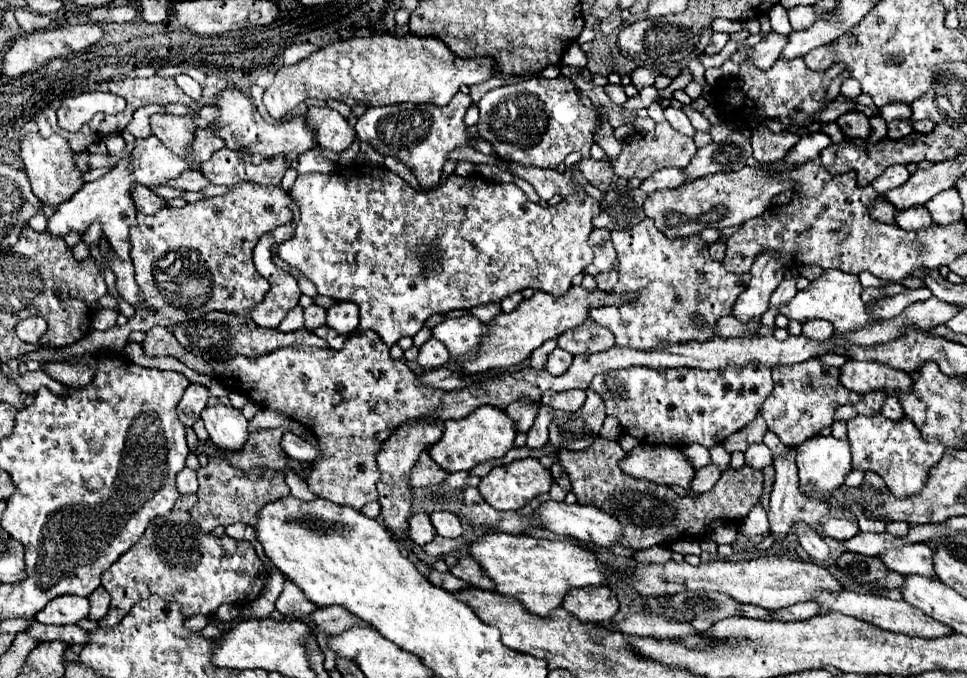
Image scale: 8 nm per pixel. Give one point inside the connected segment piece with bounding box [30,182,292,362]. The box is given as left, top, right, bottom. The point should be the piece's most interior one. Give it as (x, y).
(189, 261)

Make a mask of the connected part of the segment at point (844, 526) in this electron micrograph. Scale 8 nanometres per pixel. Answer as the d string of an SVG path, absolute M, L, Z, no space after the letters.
M826 520L822 524L822 532L834 540L848 540L856 534L860 534L860 528L850 520Z

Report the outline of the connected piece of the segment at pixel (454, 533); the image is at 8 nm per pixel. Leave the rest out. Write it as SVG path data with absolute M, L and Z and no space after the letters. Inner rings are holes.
M432 512L430 520L432 520L432 524L434 524L434 528L440 536L446 536L446 538L462 536L462 524L460 524L460 518L456 514L452 514L452 512Z

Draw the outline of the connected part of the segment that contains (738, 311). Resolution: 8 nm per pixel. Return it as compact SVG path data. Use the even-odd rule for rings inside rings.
M760 254L752 264L750 276L750 284L738 296L732 310L732 316L736 316L744 324L750 320L760 320L768 310L770 296L782 282L784 270L774 254Z

